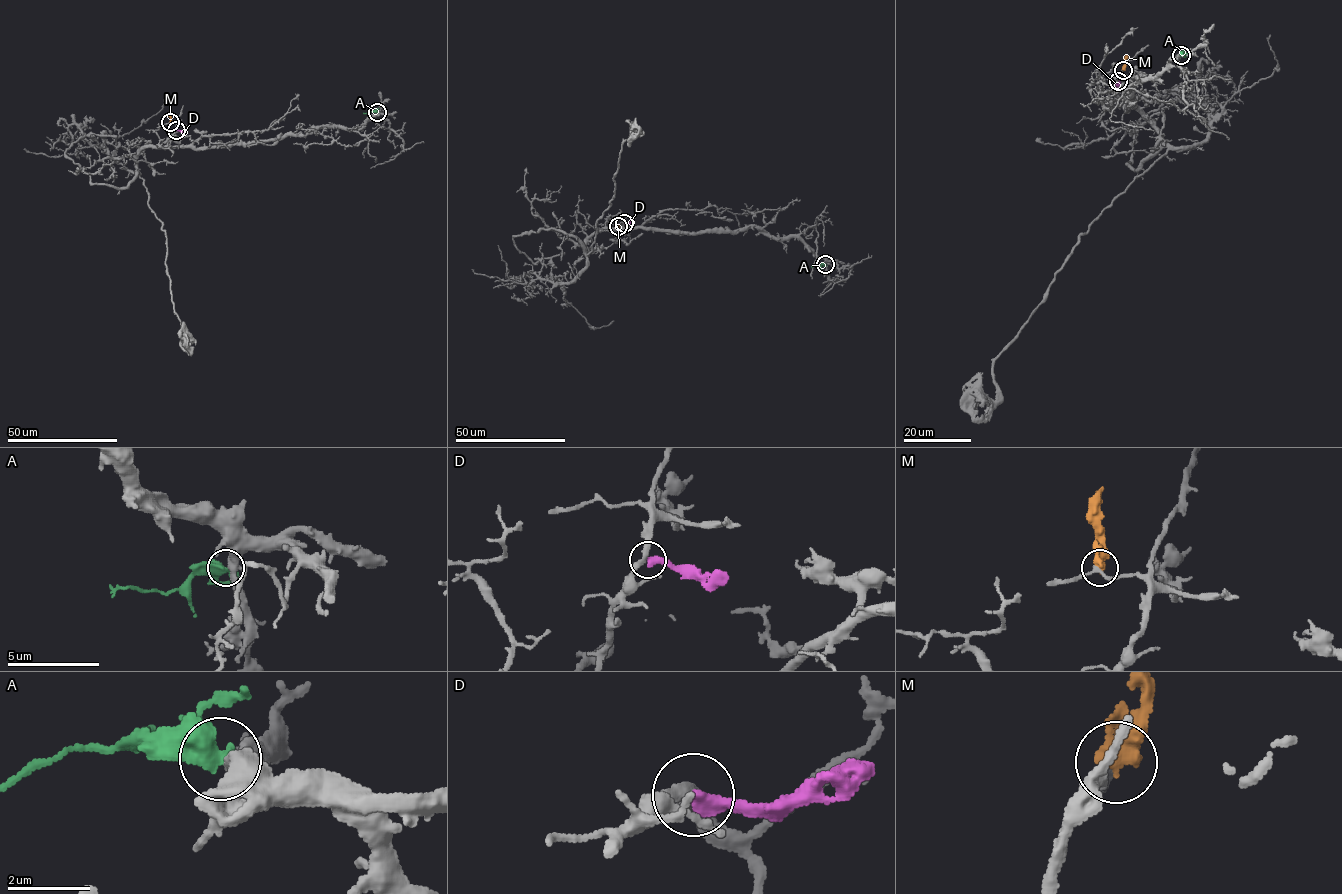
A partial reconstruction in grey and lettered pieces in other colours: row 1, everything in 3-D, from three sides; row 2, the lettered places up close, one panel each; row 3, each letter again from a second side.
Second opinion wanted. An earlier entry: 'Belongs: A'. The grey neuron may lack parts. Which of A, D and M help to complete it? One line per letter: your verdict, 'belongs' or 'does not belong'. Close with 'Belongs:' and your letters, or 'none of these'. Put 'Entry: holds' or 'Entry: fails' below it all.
A: belongs
D: does not belong
M: does not belong
Belongs: A
Entry: holds

